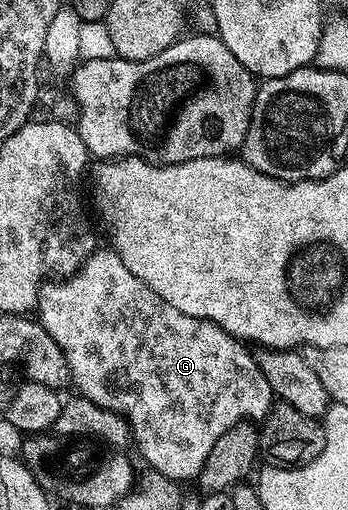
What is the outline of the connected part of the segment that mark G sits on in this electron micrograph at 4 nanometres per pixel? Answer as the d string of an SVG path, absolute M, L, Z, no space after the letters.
M111 248L93 250L91 256L76 269L74 274L67 275L63 280L52 280L41 285L40 299L36 302L35 313L38 315L38 321L42 324L42 328L46 328L46 332L50 332L50 336L54 336L58 348L62 348L62 352L66 356L71 385L73 387L76 385L80 389L77 390L79 397L94 400L94 404L107 410L113 410L115 414L121 414L132 430L134 446L140 449L141 456L148 461L147 465L162 476L173 478L176 482L183 483L184 478L195 479L199 475L202 464L206 464L206 456L210 456L210 448L214 448L214 444L218 441L218 436L222 436L222 432L234 428L240 422L262 420L274 405L274 395L270 384L266 384L266 376L262 376L253 351L248 351L251 349L245 343L238 338L231 338L226 331L218 328L210 320L191 318L186 316L186 312L178 312L178 308L166 304L166 300L162 300L154 292L150 292L150 288L146 288L146 284L142 284L142 280L138 280L138 276L134 276L134 272L130 272L130 268L126 268L126 264L122 264L122 260Z

